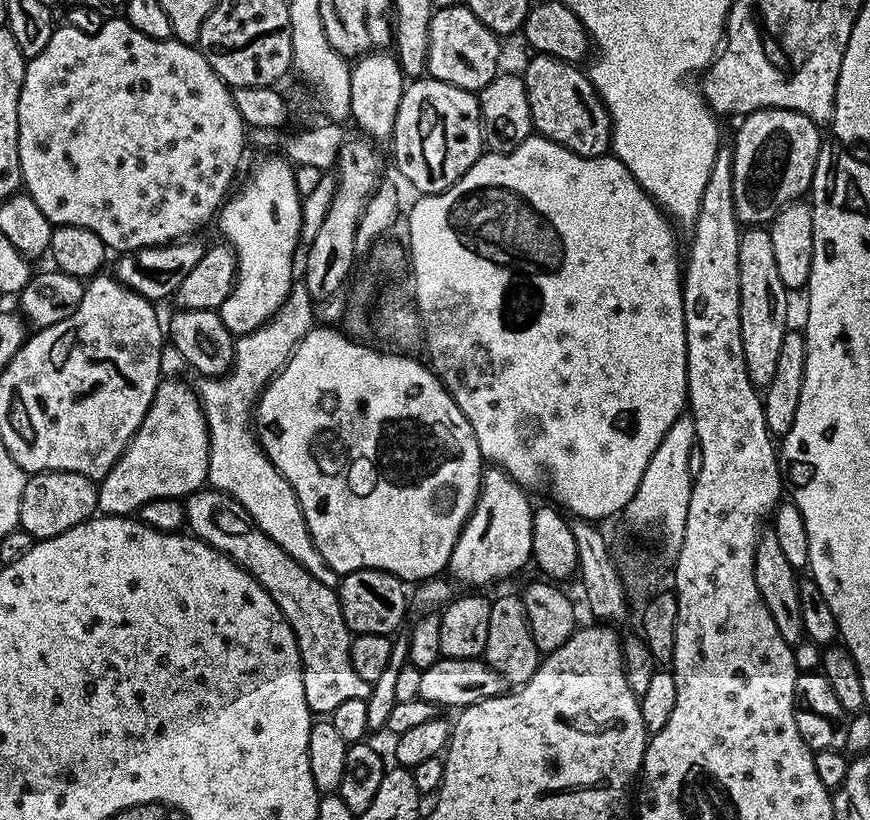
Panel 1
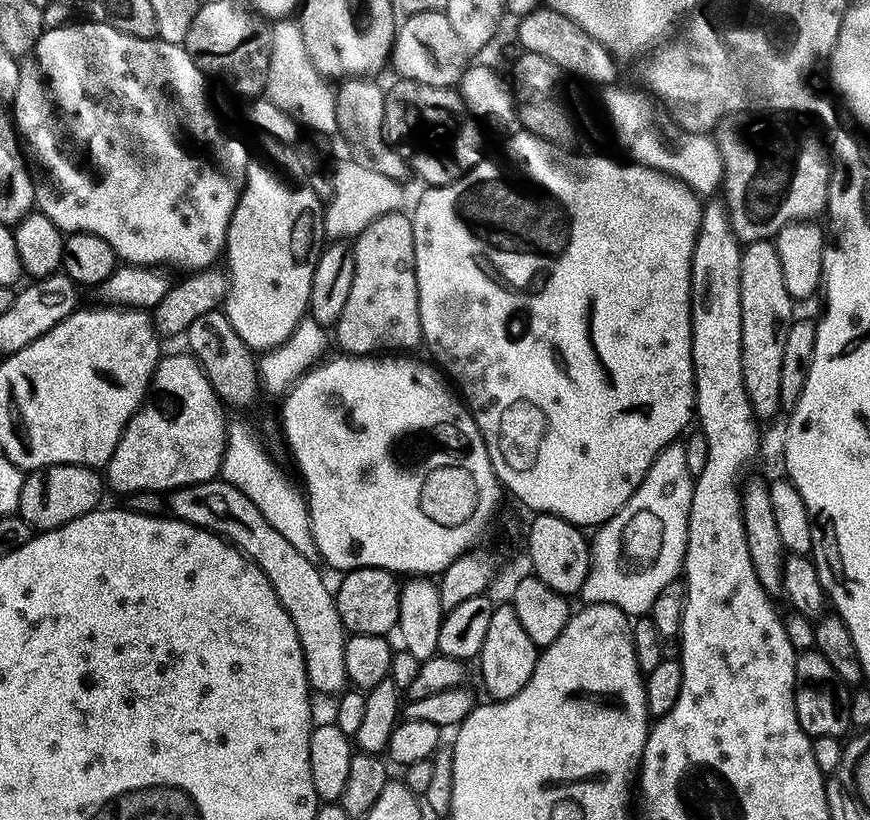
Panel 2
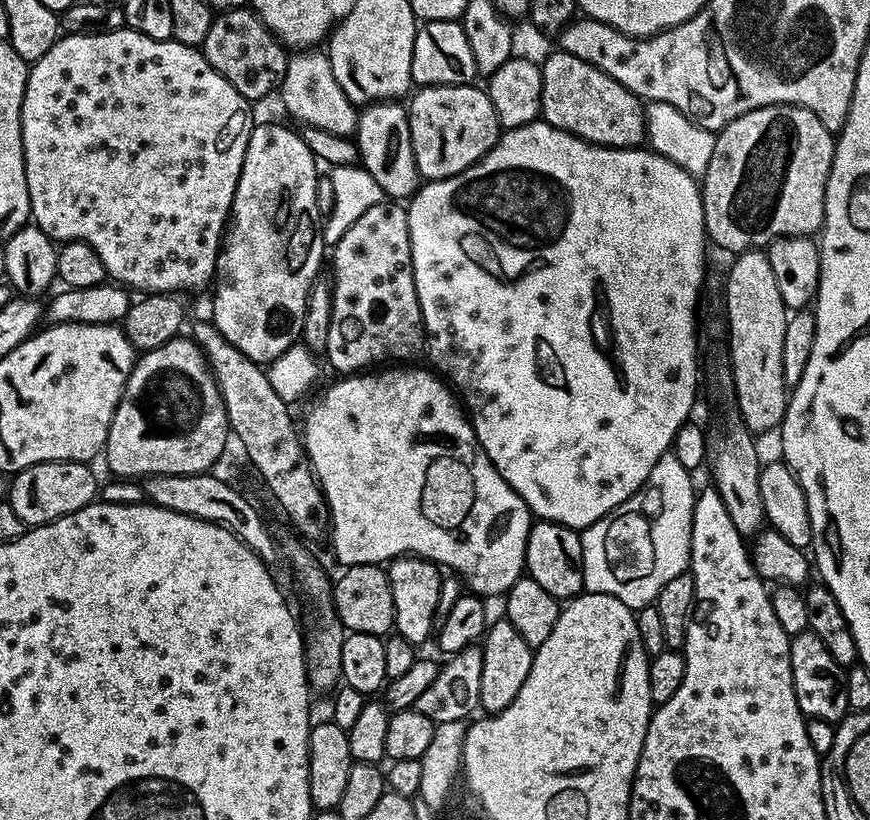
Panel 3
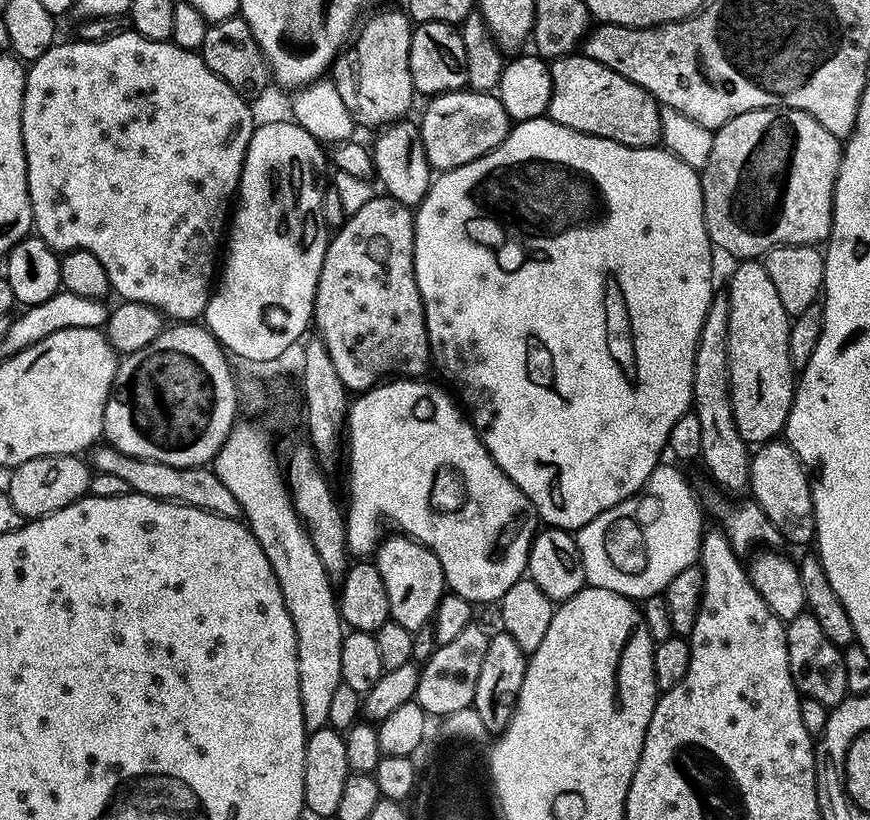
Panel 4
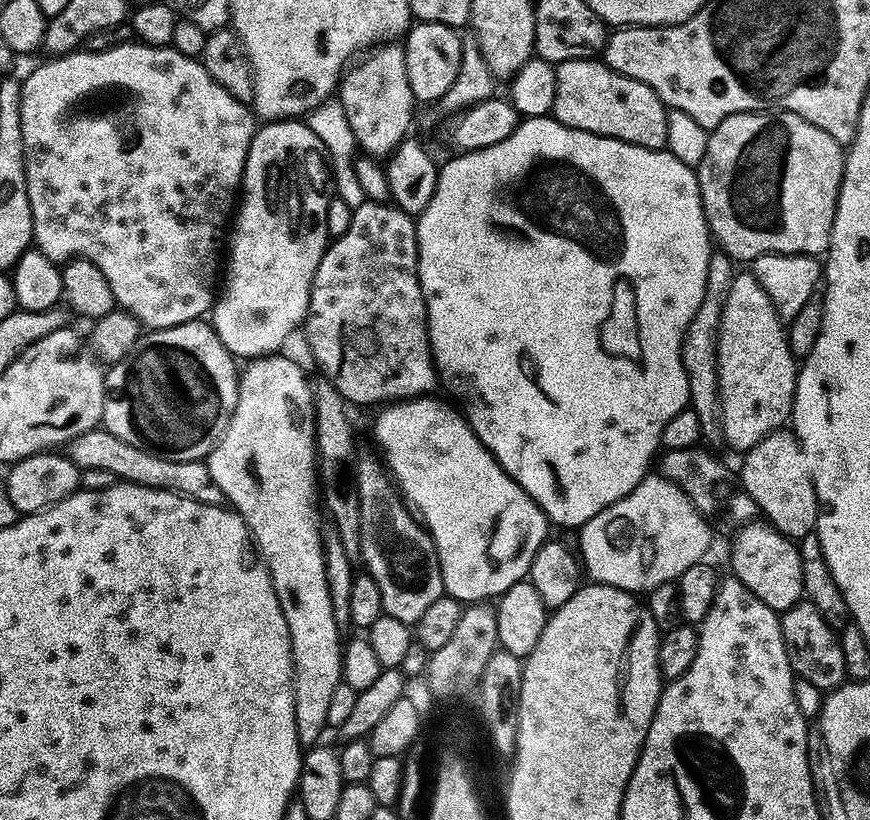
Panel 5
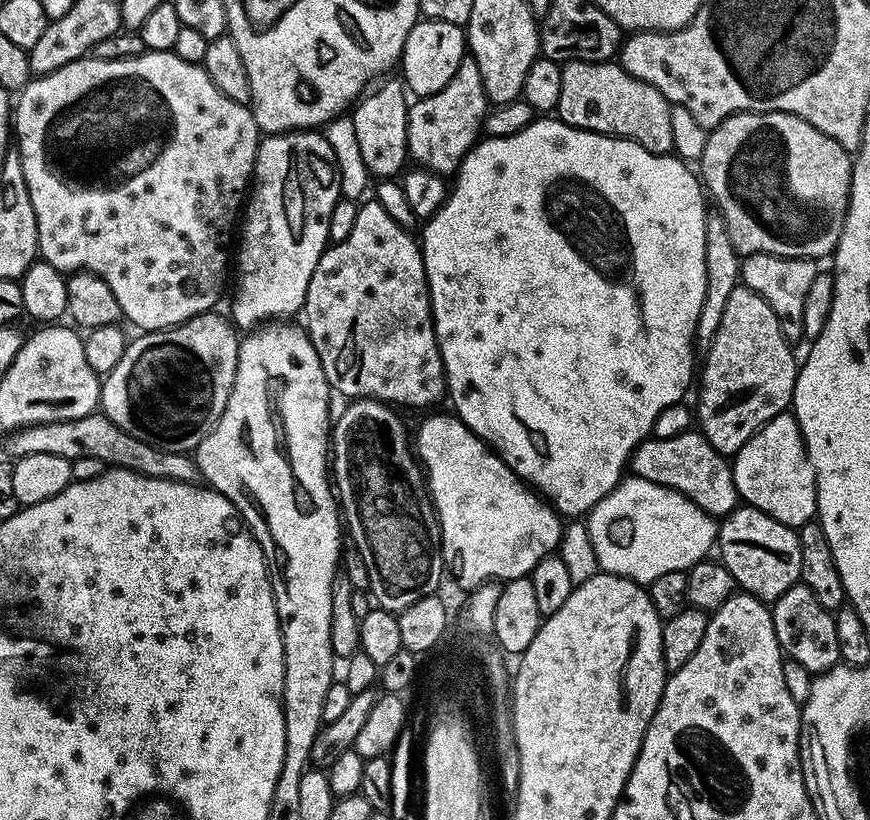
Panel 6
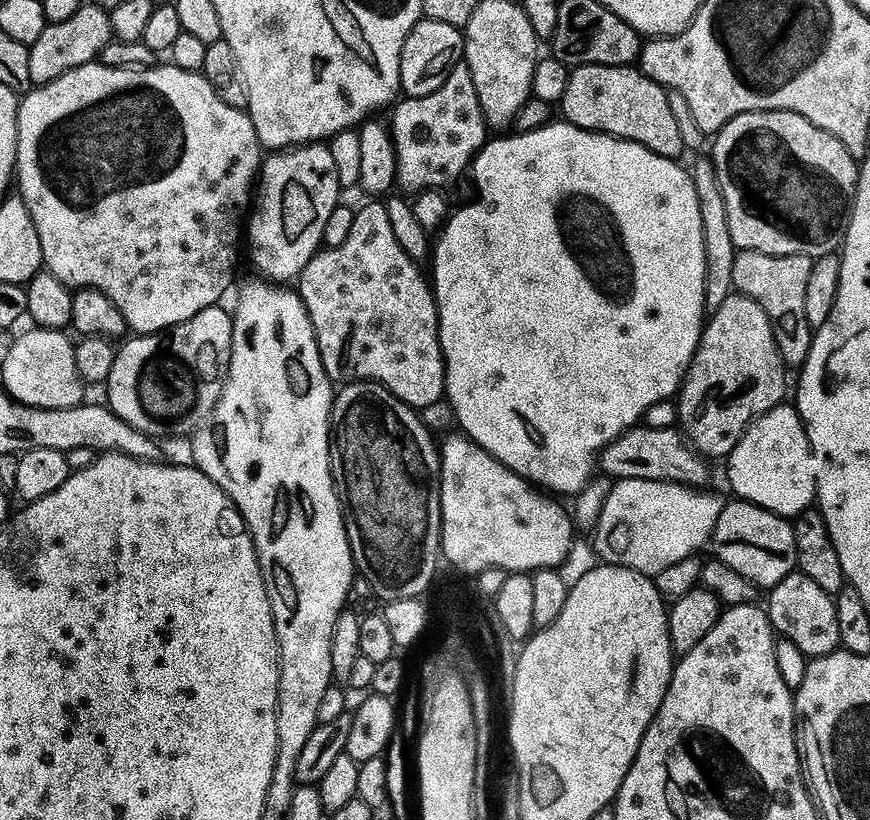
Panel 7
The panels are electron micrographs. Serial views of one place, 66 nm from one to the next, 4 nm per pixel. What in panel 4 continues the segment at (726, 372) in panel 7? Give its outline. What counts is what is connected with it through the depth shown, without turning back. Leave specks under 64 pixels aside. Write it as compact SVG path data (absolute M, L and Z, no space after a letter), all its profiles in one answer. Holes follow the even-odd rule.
M748 258L737 264L740 265L733 270L732 281L726 289L732 409L736 429L745 444L760 446L783 433L792 409L794 367L788 352L790 317L763 263Z

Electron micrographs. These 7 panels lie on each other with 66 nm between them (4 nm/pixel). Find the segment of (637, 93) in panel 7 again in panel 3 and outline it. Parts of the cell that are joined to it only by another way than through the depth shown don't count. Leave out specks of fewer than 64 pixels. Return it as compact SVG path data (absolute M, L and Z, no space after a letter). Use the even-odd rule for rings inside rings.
M555 50L542 60L542 102L540 116L543 123L560 128L589 144L603 144L606 148L634 148L646 140L646 108L640 97L622 86L610 74L596 68L582 58L563 50Z

